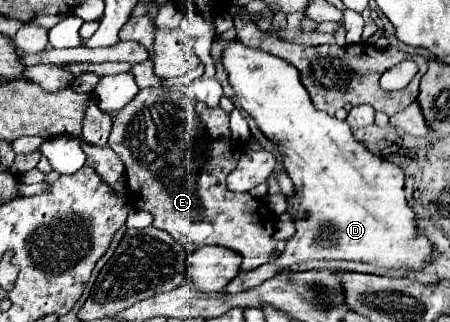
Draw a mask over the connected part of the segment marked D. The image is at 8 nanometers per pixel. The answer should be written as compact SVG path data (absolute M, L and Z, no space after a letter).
M231 42L223 52L223 66L229 72L229 82L235 90L237 104L257 122L259 130L273 144L277 144L281 152L285 172L295 186L295 194L287 198L287 212L293 218L297 230L287 240L287 248L279 260L265 264L255 272L239 274L235 280L231 280L231 284L227 284L225 294L235 294L259 286L275 276L275 268L287 268L305 260L355 260L385 270L423 270L431 264L433 242L423 236L419 218L407 204L403 190L405 174L395 162L371 154L361 142L355 140L347 122L341 122L327 112L315 110L307 90L299 80L299 72L295 72L295 68L291 68L291 64L287 64L283 58L271 56L263 50L247 48L241 42Z

